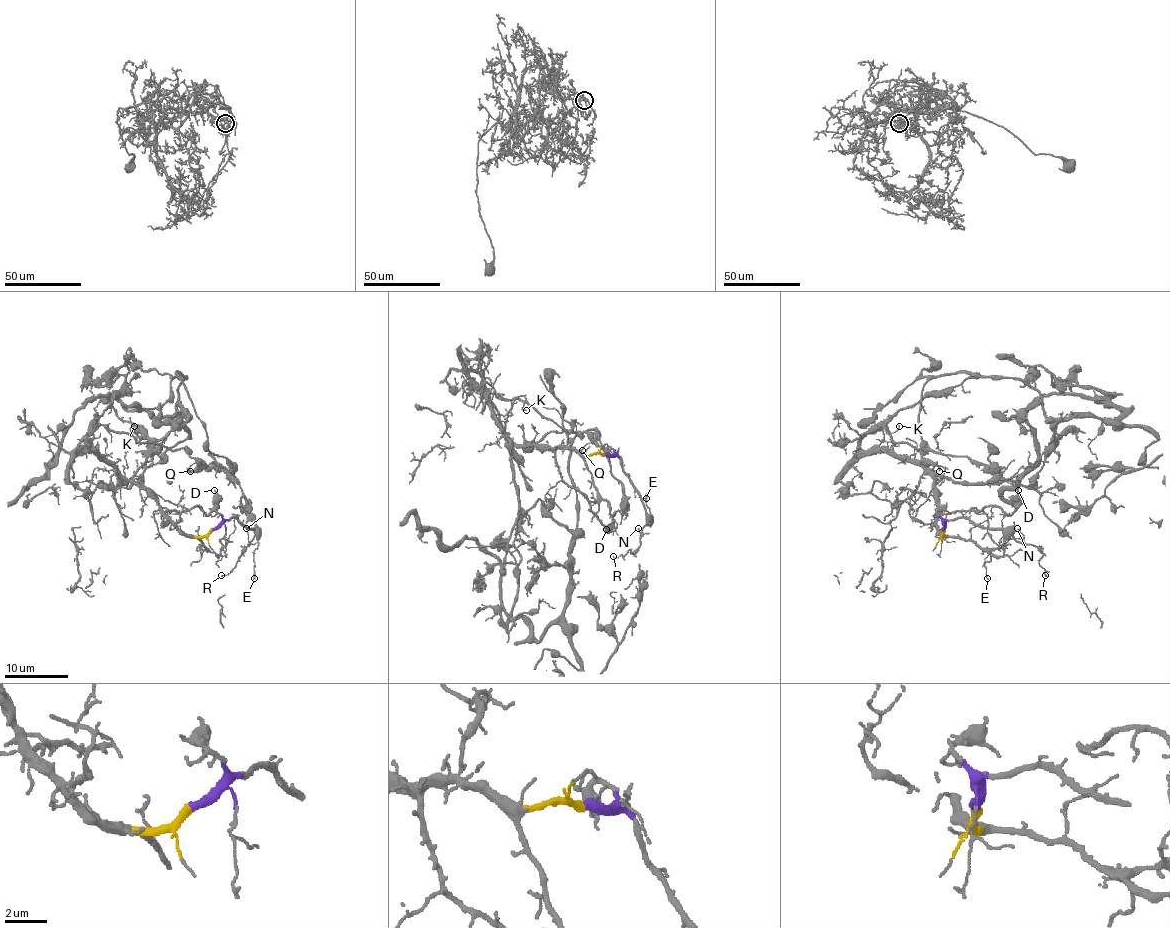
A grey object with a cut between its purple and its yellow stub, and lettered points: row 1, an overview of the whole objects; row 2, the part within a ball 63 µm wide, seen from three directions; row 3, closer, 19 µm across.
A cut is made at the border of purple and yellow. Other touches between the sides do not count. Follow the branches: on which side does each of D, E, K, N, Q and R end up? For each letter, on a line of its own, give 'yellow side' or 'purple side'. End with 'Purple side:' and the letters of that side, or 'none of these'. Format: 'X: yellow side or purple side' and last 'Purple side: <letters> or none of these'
D: yellow side
E: purple side
K: yellow side
N: purple side
Q: yellow side
R: purple side
Purple side: E, N, R

